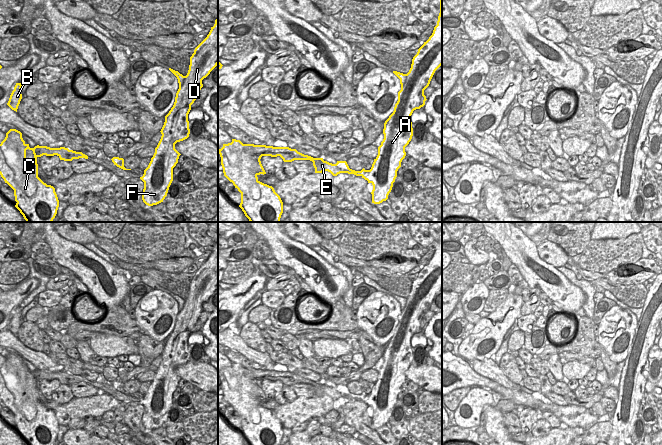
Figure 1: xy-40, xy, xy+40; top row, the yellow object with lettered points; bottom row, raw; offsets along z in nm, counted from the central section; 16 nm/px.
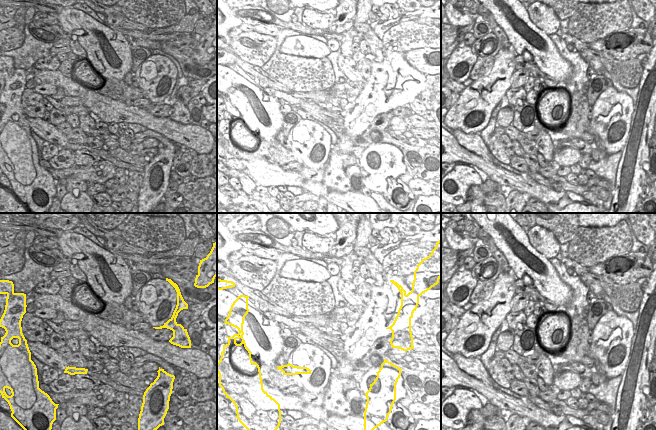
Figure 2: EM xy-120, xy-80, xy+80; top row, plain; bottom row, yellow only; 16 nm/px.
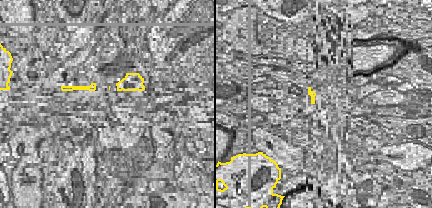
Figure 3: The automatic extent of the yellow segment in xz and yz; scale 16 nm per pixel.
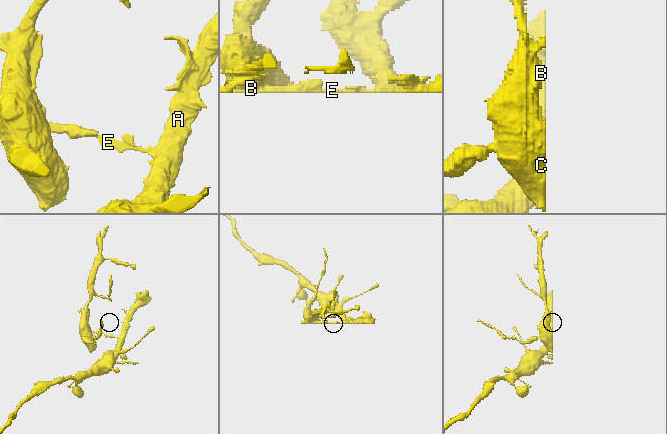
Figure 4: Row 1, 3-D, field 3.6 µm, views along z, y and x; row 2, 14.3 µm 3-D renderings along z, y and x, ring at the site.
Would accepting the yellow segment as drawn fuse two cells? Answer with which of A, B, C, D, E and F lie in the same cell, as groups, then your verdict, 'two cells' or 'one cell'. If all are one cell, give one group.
A D F / B C E | two cells

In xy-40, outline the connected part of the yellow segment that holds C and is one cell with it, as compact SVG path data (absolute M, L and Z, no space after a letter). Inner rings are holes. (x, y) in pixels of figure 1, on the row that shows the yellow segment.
M10 129L6 133L5 139L0 144L0 175L4 179L5 183L7 183L14 190L15 201L17 202L15 207L23 215L26 222L52 222L57 214L57 210L59 207L59 200L55 192L55 188L51 185L47 185L38 177L37 158L43 155L46 156L57 155L60 158L60 160L64 161L72 161L73 159L79 159L79 158L88 159L88 156L83 154L82 152L69 150L68 148L65 147L50 148L47 146L37 145L34 148L30 148L29 144L26 144L25 141L23 140L22 133L20 131L16 129ZM27 149L32 150L34 154L34 159L29 162L26 159Z

